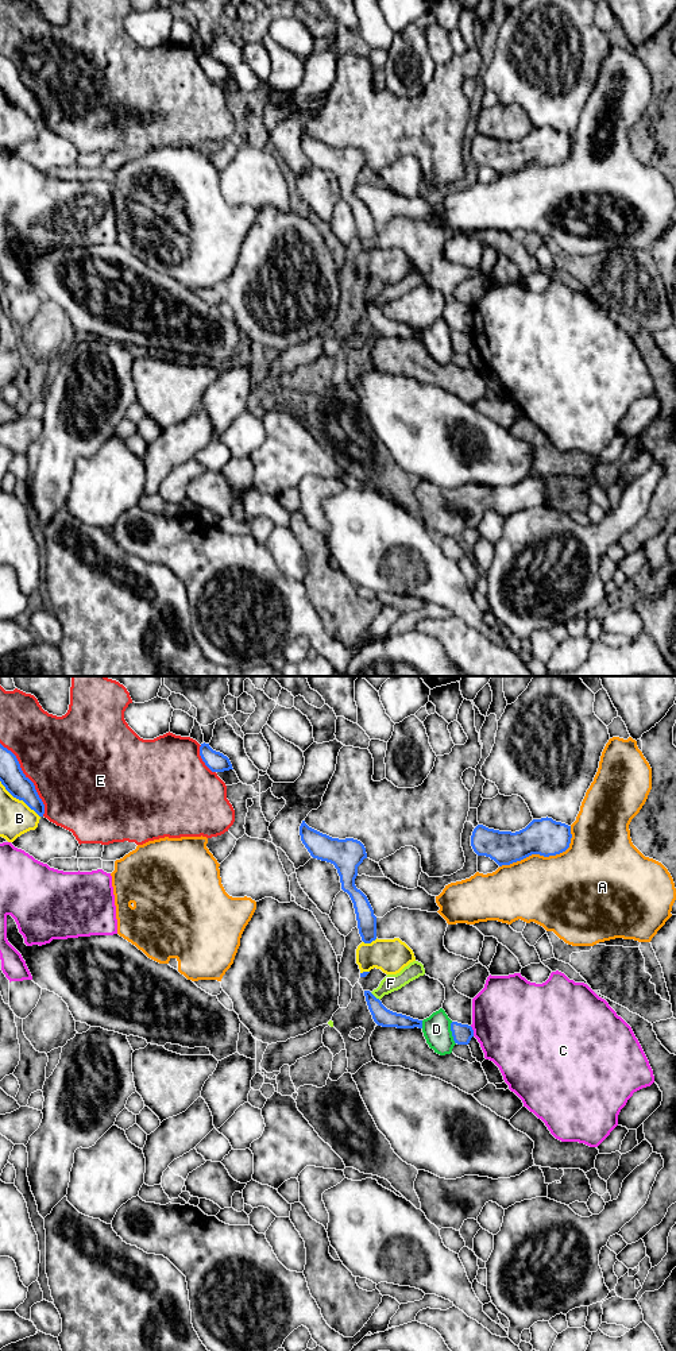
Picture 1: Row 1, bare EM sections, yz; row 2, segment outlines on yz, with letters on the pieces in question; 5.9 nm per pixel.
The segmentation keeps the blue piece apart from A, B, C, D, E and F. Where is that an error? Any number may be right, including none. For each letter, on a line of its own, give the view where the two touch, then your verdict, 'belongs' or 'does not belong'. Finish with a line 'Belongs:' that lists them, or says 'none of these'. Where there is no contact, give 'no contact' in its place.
A: contact in yz; does not belong
B: contact in yz; does not belong
C: contact in yz; does not belong
D: contact in yz; does not belong
E: contact in yz; does not belong
F: contact in yz; does not belong
Belongs: none of these

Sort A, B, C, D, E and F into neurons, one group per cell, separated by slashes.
A / B / C / D / E / F

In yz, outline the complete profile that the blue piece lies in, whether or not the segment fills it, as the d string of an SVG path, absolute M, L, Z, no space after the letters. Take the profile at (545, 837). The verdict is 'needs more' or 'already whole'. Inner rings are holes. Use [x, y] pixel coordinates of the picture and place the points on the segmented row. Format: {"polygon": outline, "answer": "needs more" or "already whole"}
{"polygon": "M546 817L533 819L515 833L478 825L471 835L471 846L478 856L490 857L502 866L532 854L544 857L560 854L569 848L571 838L571 826Z", "answer": "already whole"}

